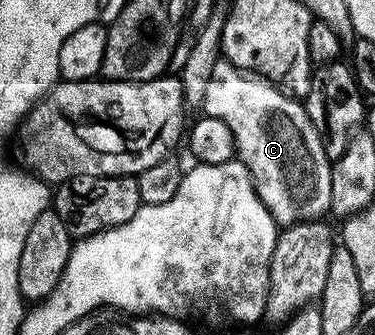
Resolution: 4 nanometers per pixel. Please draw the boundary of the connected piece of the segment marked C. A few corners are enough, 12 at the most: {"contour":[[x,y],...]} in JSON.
{"contour":[[219,58],[200,108],[232,130],[275,224],[330,212],[295,97]]}

